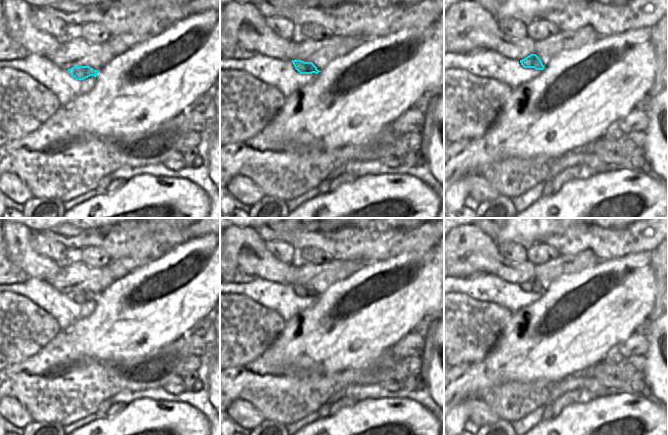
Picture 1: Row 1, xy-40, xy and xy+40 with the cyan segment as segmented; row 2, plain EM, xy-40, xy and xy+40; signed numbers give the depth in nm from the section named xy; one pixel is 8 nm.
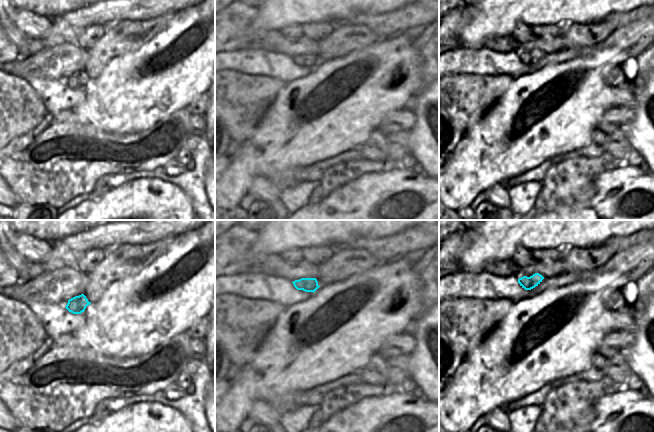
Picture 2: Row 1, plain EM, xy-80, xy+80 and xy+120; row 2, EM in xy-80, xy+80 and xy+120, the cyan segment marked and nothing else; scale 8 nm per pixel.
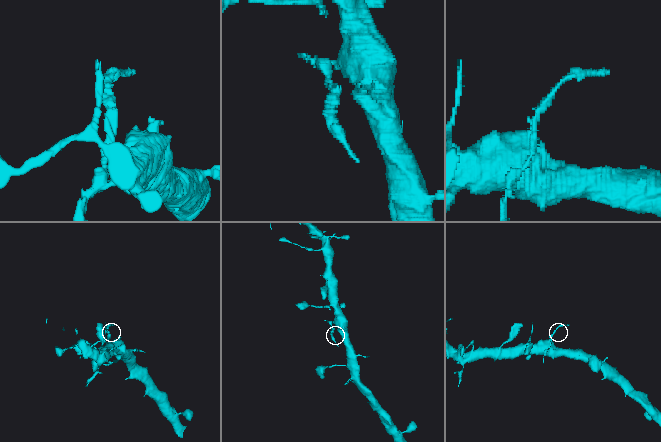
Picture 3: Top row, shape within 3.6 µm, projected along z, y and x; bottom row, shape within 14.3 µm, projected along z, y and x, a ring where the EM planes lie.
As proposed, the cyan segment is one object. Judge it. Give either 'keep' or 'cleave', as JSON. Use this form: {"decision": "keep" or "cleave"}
{"decision": "keep"}

